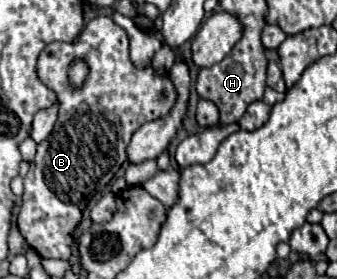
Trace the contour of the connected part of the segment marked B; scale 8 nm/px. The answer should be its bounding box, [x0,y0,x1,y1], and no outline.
[17,16,177,258]

